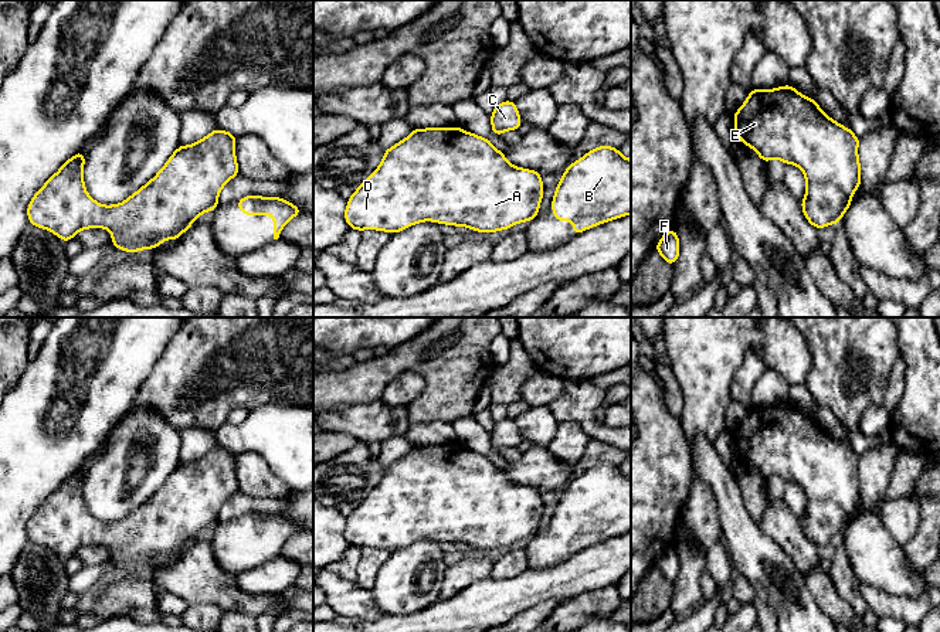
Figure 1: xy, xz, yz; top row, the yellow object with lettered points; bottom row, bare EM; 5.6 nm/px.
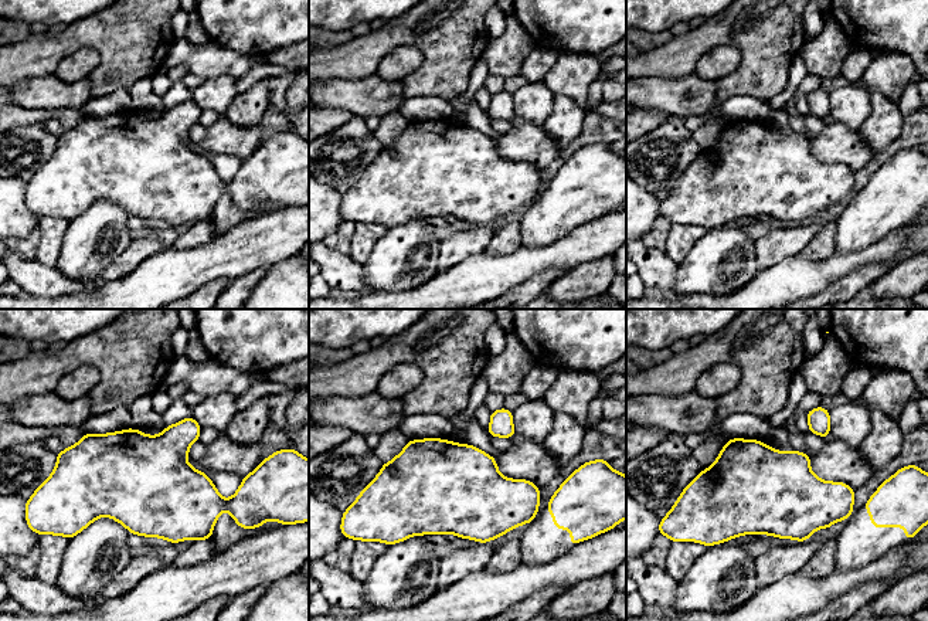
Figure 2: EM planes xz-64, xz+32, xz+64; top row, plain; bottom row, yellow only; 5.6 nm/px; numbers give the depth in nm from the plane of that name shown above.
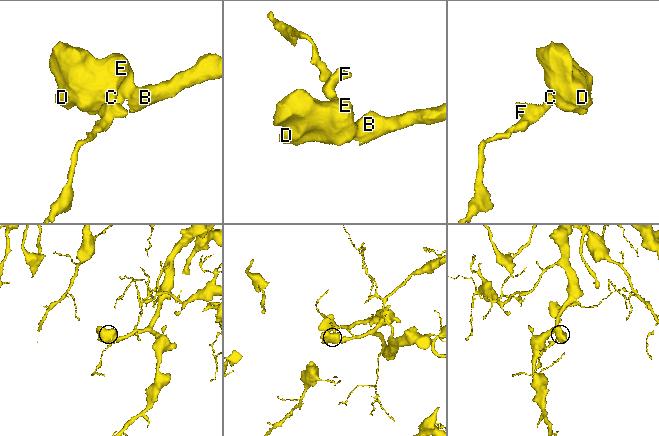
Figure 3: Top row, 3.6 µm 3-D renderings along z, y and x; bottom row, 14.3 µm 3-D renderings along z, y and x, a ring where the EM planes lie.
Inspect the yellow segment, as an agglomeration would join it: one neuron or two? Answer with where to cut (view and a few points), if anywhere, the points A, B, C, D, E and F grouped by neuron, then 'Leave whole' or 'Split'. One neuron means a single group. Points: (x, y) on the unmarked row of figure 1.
No split. Groups: A B C D E F. Leave whole

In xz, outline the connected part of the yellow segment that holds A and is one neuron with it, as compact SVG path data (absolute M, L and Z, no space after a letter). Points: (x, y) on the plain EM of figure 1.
M459 444L413 446L413 449L384 468L380 483L347 517L345 537L352 547L377 547L396 551L423 538L468 544L478 550L508 547L522 538L536 536L543 516L540 490L512 483L486 455L462 448Z

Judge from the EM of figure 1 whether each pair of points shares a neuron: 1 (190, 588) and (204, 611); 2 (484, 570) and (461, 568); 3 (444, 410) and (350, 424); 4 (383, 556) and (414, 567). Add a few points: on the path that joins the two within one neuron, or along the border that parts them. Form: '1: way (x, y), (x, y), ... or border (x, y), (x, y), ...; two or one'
1: border (189, 604), (216, 604), (223, 612); two
2: way (478, 570), (467, 570); one
3: border (406, 407), (410, 422); two
4: border (392, 551), (379, 570), (373, 585); two

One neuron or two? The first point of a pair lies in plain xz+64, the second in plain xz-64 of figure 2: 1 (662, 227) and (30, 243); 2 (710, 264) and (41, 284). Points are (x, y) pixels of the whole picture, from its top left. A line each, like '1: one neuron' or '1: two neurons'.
1: one neuron
2: two neurons

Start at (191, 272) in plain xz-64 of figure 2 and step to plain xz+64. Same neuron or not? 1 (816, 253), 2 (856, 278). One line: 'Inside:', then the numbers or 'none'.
Inside: none

